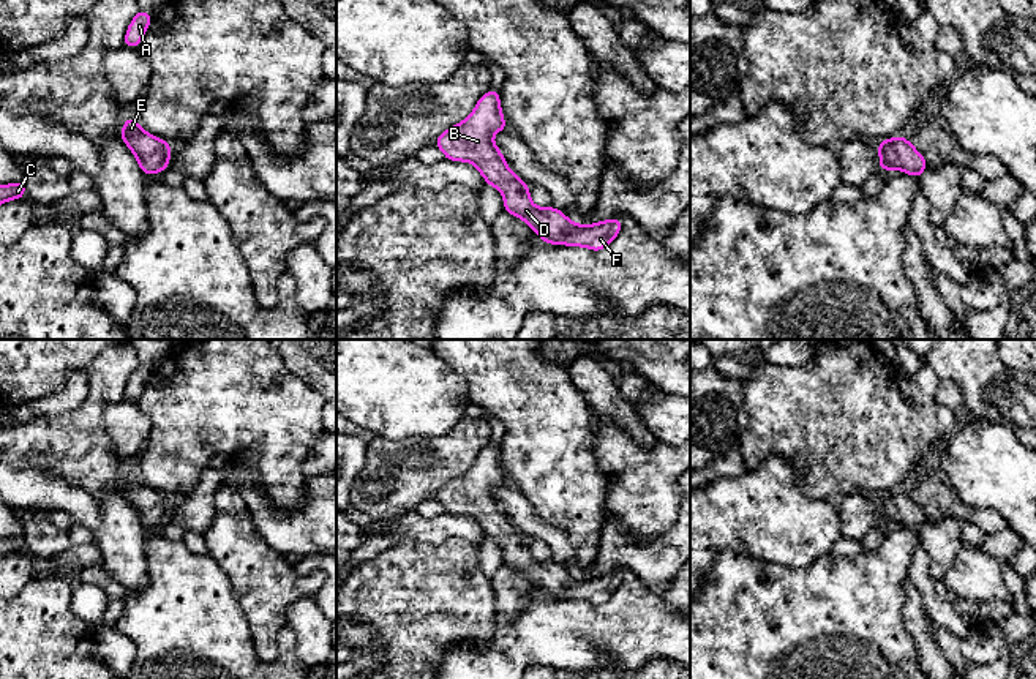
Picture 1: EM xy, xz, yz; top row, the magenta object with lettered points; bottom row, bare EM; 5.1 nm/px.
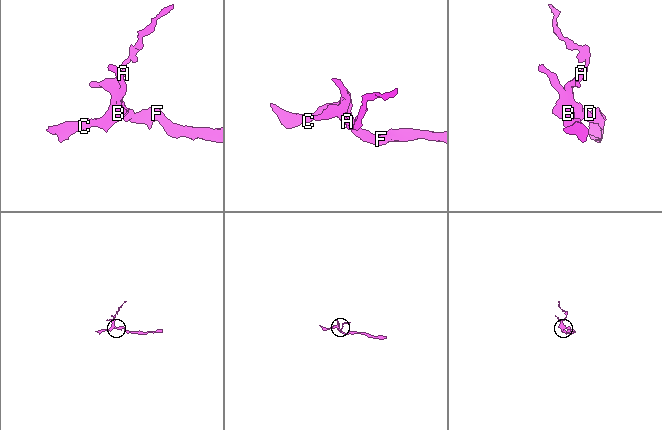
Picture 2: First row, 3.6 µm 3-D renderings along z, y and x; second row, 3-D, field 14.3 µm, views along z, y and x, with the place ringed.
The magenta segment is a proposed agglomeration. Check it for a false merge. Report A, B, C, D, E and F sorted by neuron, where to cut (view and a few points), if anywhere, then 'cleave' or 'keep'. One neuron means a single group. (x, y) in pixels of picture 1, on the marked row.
groups A B C D E F; cut none; keep

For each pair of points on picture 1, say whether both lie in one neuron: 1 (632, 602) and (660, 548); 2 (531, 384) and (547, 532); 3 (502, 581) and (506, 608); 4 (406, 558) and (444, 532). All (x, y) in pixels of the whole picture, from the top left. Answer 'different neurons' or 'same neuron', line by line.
1: different neurons
2: different neurons
3: same neuron
4: different neurons

